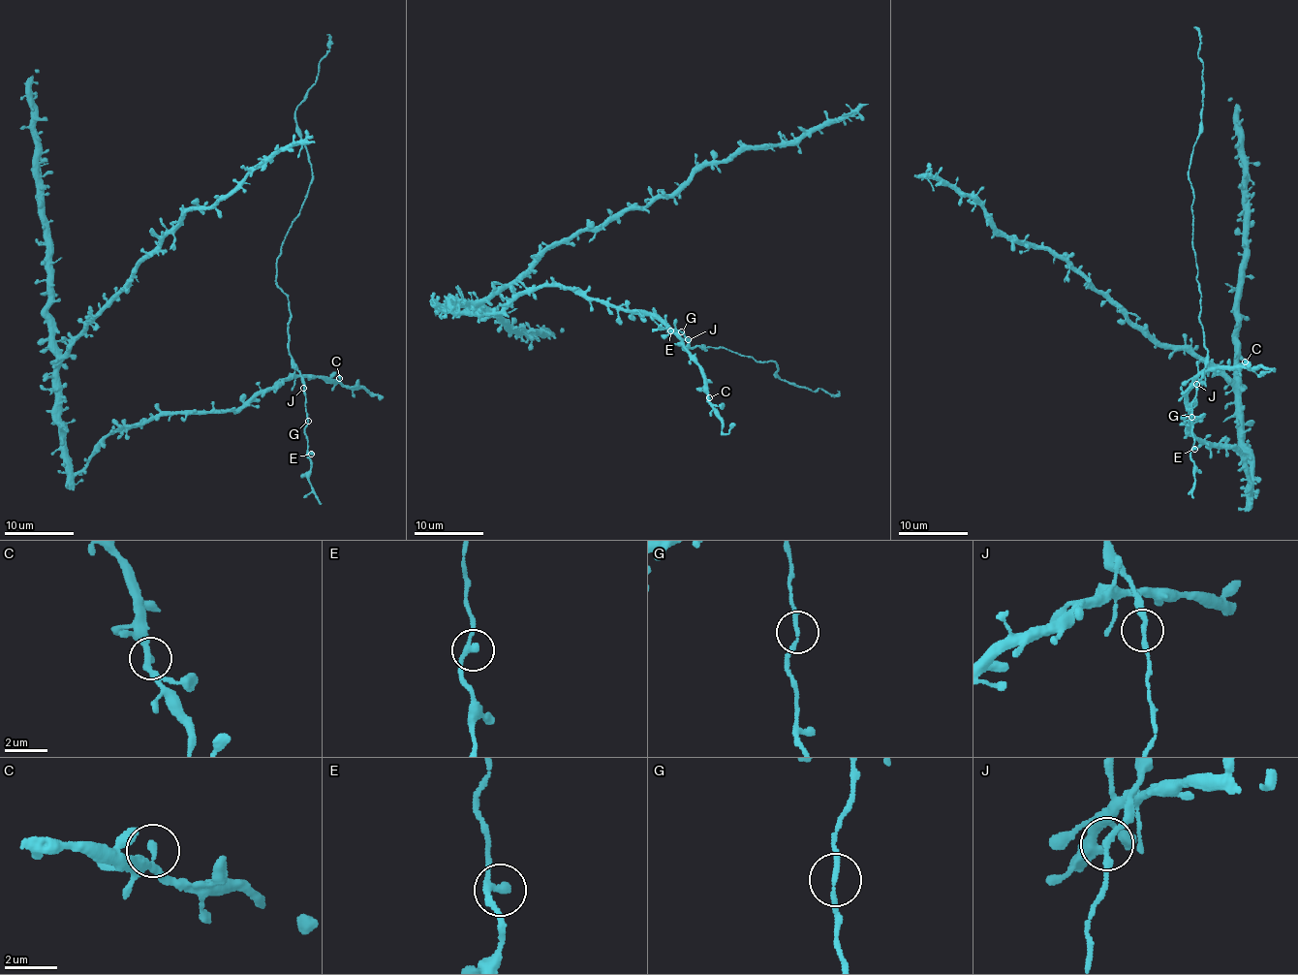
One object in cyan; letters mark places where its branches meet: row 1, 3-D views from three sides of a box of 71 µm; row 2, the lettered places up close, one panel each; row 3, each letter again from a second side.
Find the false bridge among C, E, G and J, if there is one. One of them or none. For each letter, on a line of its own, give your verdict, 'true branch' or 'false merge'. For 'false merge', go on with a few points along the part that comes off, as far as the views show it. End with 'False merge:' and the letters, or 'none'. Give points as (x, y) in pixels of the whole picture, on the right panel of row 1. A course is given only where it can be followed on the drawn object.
C: true branch
E: true branch
G: true branch
J: true branch
False merge: none

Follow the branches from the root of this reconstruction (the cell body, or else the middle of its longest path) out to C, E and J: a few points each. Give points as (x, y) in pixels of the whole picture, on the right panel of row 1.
C: (1241, 456), (1234, 449), (1206, 443), (1188, 430), (1189, 418), (1185, 401), (1201, 373), (1242, 365), (1245, 361)
E: (1241, 456), (1234, 449), (1206, 443), (1187, 429), (1190, 424), (1185, 399), (1204, 371), (1192, 401), (1194, 449)
J: (1241, 456), (1234, 449), (1206, 443), (1187, 429), (1190, 424), (1185, 399), (1196, 384)

